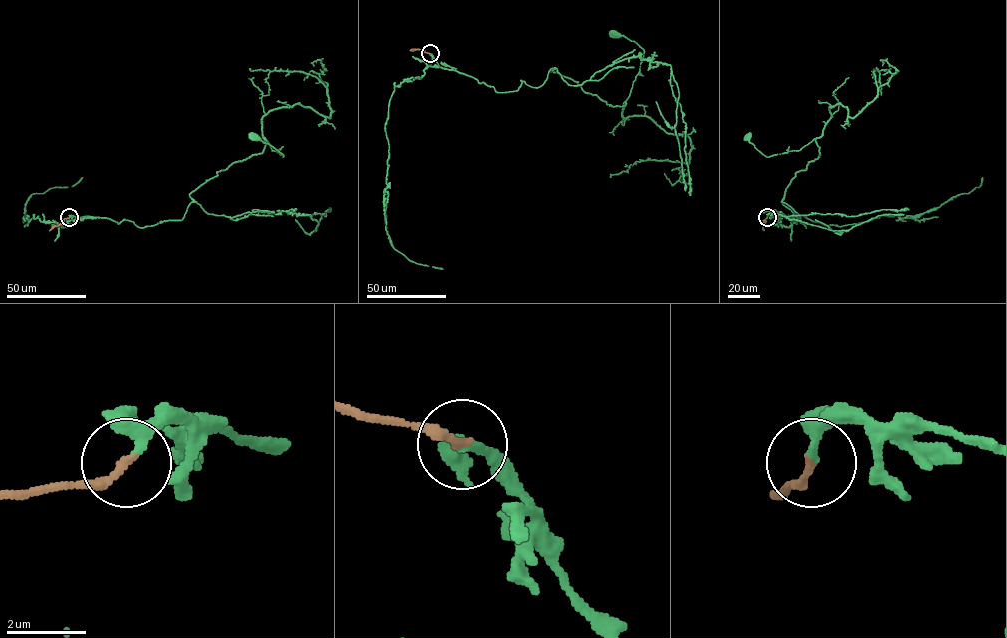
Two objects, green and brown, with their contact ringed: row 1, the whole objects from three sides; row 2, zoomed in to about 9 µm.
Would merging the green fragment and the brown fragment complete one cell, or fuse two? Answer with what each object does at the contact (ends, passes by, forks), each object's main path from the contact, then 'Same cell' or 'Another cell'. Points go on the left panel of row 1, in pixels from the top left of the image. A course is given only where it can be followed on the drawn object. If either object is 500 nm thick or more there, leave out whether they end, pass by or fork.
At the ring green passes by. At the ring brown ends. Course of green: (70, 217), (181, 220), (192, 191), (262, 152), (270, 111), (299, 104), (330, 117), (317, 78), (249, 68). Course of brown: (70, 217), (49, 230). Same cell

